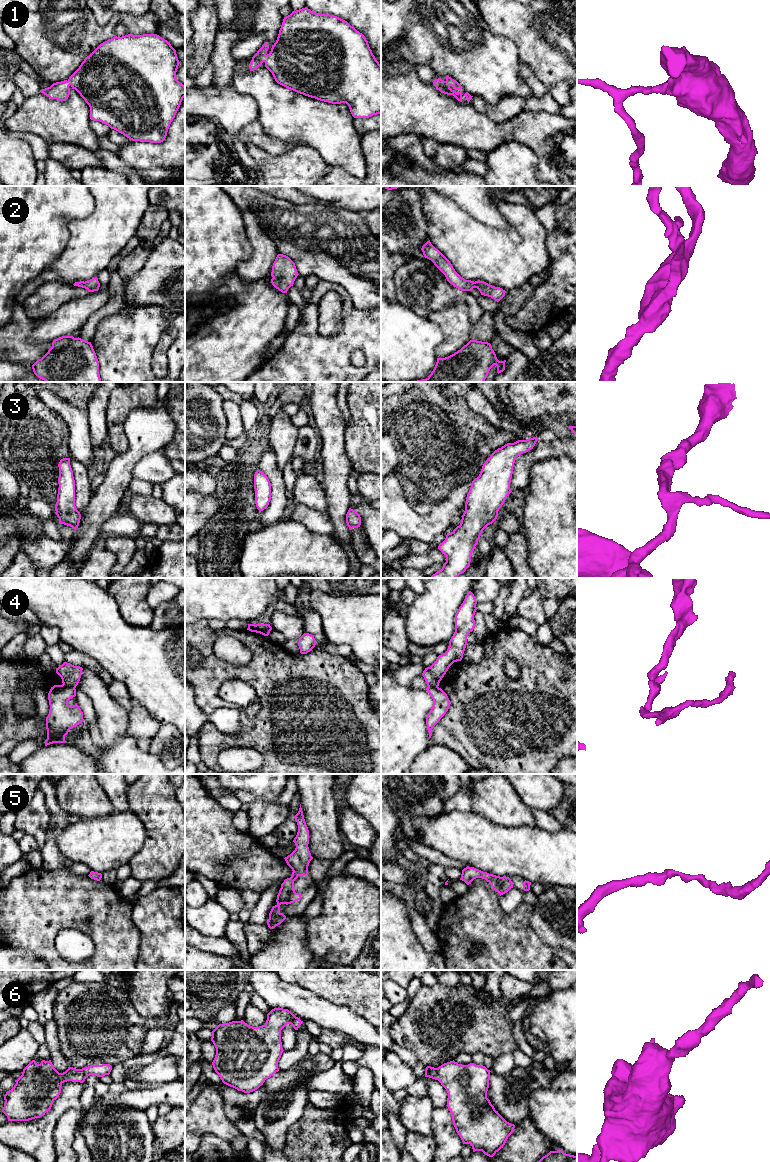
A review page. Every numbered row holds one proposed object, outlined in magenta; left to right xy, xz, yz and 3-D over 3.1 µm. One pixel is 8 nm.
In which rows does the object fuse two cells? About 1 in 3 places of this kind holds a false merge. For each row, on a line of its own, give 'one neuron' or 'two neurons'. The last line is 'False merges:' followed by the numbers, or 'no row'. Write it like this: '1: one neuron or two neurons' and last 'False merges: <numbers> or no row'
1: one neuron
2: one neuron
3: one neuron
4: two neurons
5: one neuron
6: one neuron
False merges: 4

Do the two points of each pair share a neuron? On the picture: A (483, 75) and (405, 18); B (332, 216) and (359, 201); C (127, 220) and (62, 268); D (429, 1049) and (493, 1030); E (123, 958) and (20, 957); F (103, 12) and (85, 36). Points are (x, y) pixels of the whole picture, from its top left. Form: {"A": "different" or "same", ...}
{"A": "same", "B": "different", "C": "same", "D": "same", "E": "different", "F": "different"}

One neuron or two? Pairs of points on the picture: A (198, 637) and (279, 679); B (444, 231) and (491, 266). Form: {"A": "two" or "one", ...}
{"A": "one", "B": "one"}

